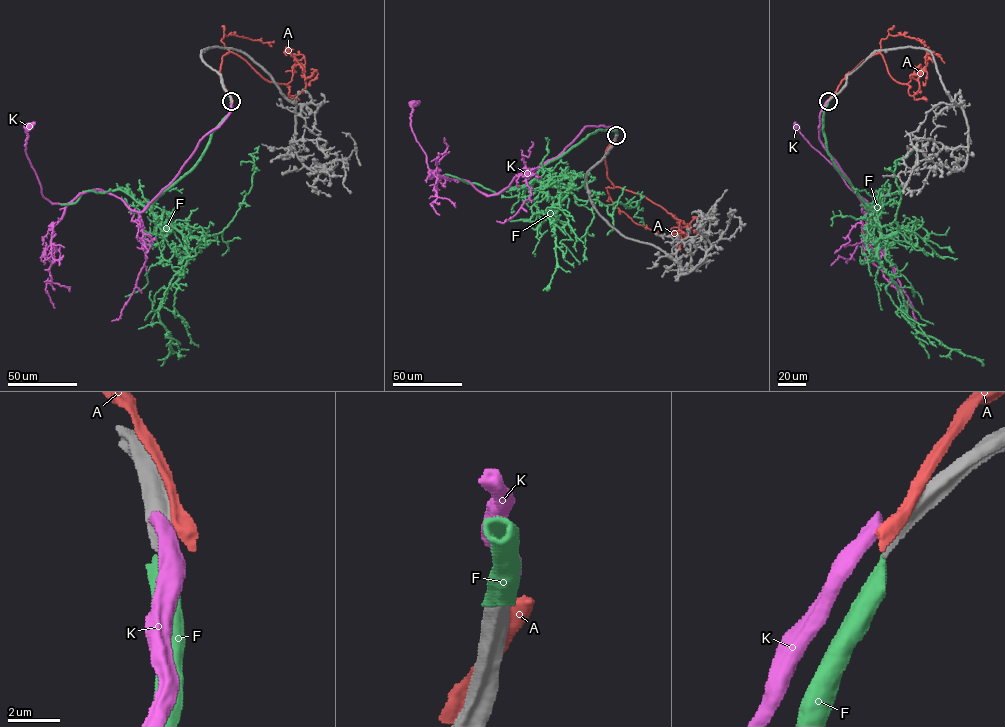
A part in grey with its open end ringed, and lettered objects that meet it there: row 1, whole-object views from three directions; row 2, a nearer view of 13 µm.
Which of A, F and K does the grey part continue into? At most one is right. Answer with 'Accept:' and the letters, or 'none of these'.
Accept: none of these

